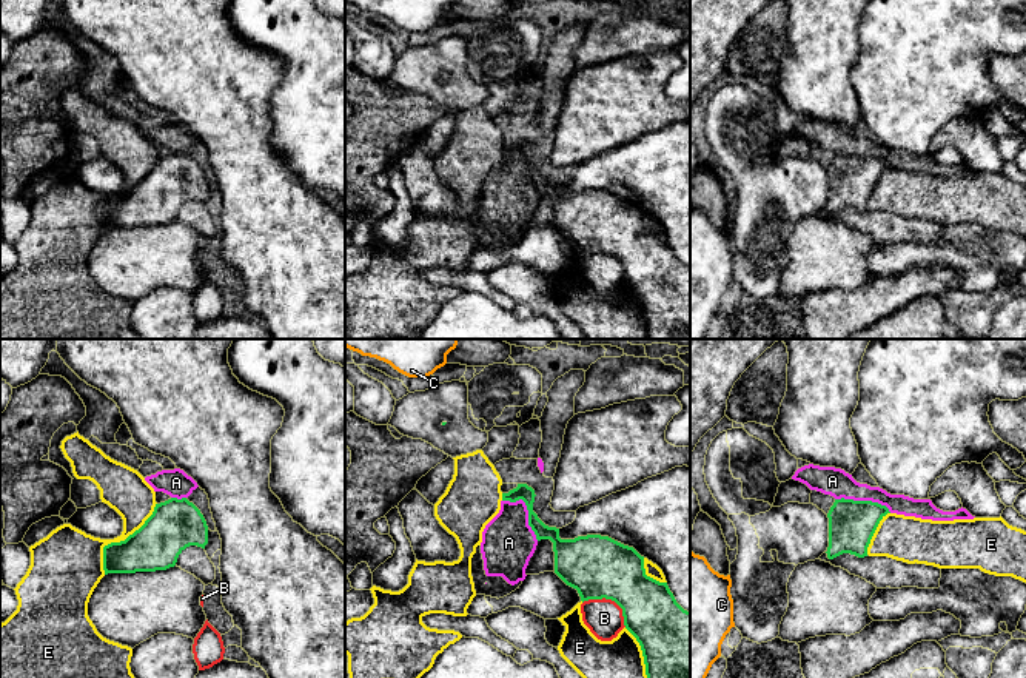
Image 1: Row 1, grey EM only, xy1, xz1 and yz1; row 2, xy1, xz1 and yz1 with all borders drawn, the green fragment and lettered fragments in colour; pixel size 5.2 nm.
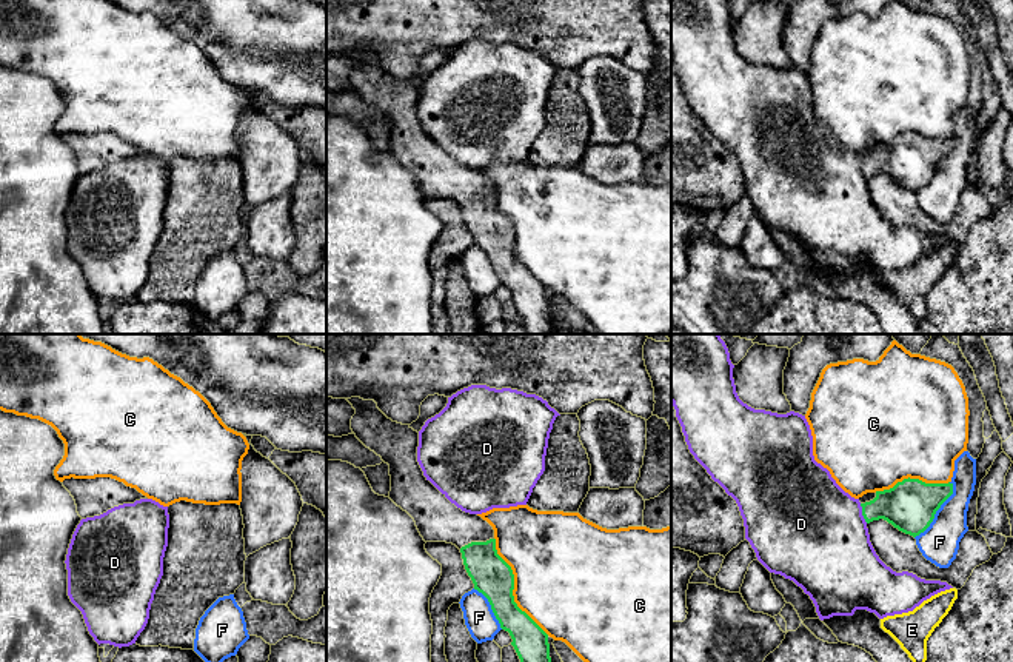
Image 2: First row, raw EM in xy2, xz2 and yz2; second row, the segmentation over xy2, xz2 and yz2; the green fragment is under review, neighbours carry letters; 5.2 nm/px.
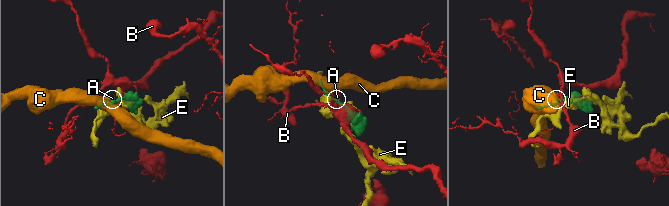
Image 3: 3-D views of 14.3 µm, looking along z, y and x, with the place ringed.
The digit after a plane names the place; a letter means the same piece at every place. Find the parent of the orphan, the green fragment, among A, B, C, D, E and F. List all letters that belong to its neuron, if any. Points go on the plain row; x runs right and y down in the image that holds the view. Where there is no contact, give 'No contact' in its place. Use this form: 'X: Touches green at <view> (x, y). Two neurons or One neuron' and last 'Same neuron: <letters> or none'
A: Touches green at xz1 (527, 164). Two neurons
B: Touches green at xz1 (610, 253). Two neurons
C: Touches green at xz2 (513, 242). Two neurons
D: Touches green at yz2 (862, 168). Two neurons
E: Touches green at xy1 (120, 196). Two neurons
F: Touches green at yz2 (936, 165). Two neurons
Same neuron: none

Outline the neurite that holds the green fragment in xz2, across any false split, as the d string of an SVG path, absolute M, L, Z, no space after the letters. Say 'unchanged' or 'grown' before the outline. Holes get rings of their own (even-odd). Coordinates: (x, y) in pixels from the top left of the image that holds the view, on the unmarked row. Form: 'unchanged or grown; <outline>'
grown; M346 54L356 69L356 92L389 120L389 154L406 166L425 197L456 200L465 225L508 286L528 334L554 334L548 289L514 257L514 229L497 209L493 182L477 169L451 159L425 131L417 117L419 88L388 74L374 55Z

